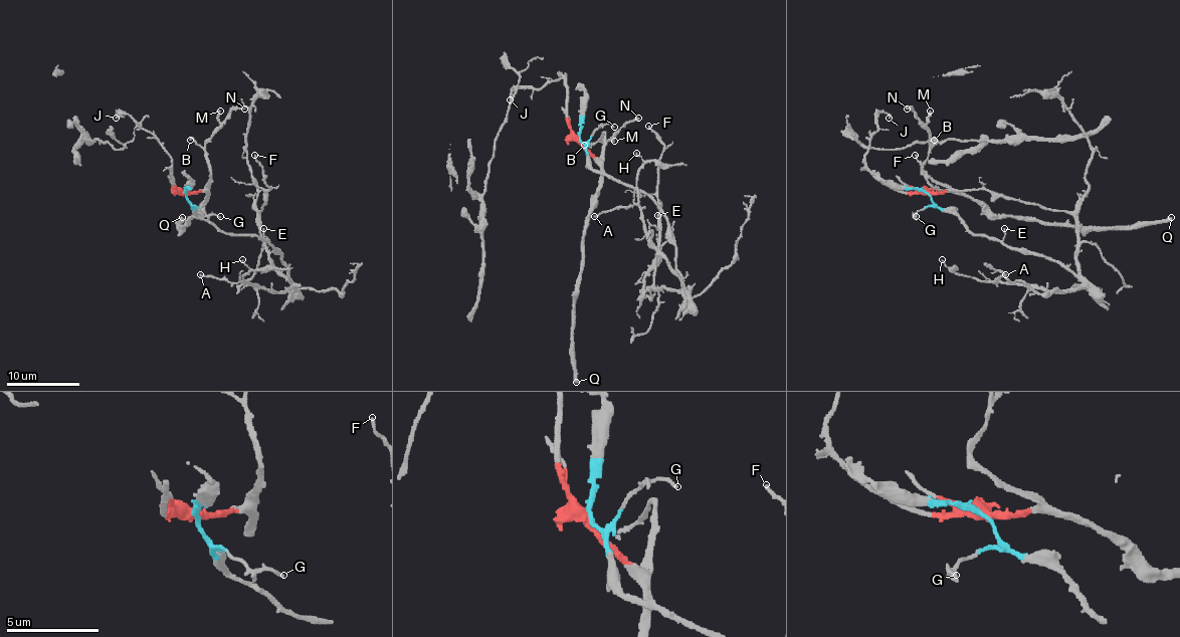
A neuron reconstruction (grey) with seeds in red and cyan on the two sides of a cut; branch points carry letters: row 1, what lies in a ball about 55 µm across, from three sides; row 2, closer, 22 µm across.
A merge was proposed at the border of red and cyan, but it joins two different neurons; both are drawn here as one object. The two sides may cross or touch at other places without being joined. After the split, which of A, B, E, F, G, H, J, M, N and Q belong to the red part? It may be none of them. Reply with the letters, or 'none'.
B, J, M, N, Q

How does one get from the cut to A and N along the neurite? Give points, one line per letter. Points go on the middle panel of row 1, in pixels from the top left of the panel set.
A: (579, 138), (595, 171), (641, 189), (657, 206), (684, 295), (635, 204), (593, 217)
N: (579, 138), (599, 159), (604, 142), (602, 133), (599, 140), (608, 140), (628, 122), (639, 118)

